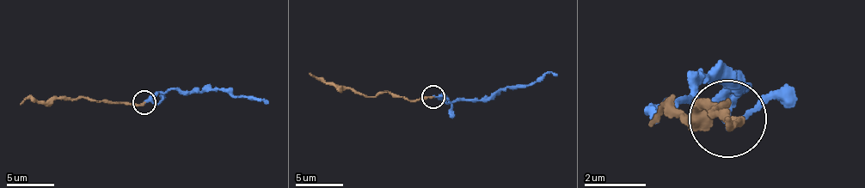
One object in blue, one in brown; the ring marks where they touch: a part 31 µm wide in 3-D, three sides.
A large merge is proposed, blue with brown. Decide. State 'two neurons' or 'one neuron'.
one neuron

